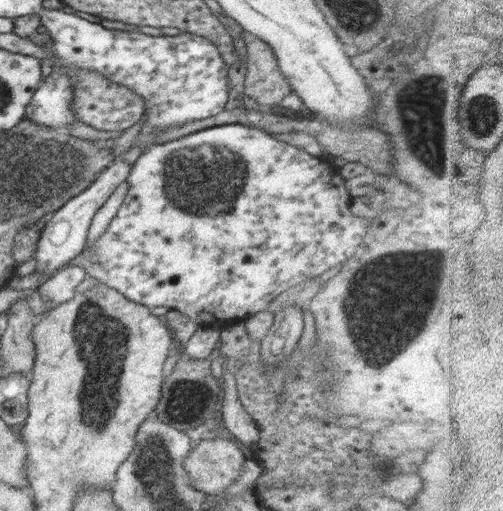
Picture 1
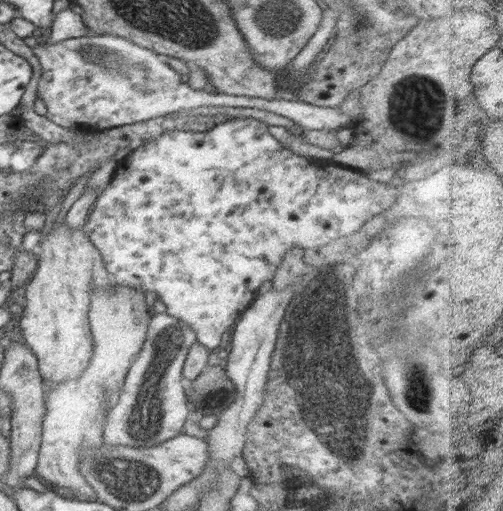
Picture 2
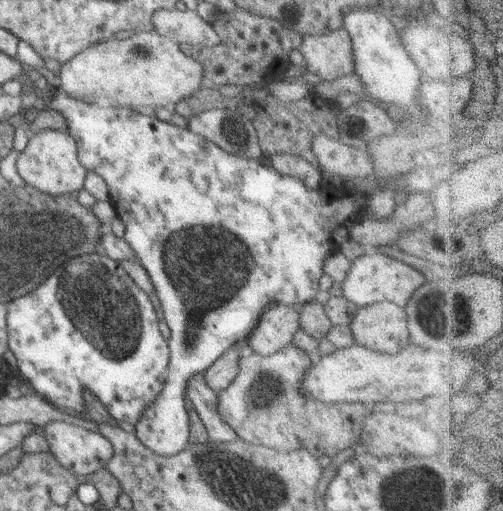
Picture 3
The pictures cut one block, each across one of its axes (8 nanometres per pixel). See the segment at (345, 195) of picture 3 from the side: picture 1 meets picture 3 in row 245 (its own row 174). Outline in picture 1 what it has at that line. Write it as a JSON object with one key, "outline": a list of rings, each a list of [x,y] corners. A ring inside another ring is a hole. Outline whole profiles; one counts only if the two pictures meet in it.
{"outline":[[[233,123],[226,126],[214,126],[214,128],[206,128],[170,142],[150,144],[142,150],[126,177],[130,188],[116,217],[108,224],[107,231],[97,239],[91,250],[85,248],[78,257],[74,258],[72,264],[79,265],[88,277],[95,278],[100,281],[100,284],[116,289],[127,300],[142,304],[151,310],[158,307],[173,309],[199,326],[224,327],[230,322],[245,320],[250,315],[265,310],[284,291],[290,288],[301,290],[310,286],[311,282],[323,276],[328,268],[348,260],[358,248],[358,244],[362,242],[370,222],[366,220],[366,216],[355,216],[350,211],[353,197],[346,187],[346,180],[342,175],[330,172],[327,167],[326,159],[312,156],[303,149],[277,140],[274,134],[256,125],[249,127]]]}

